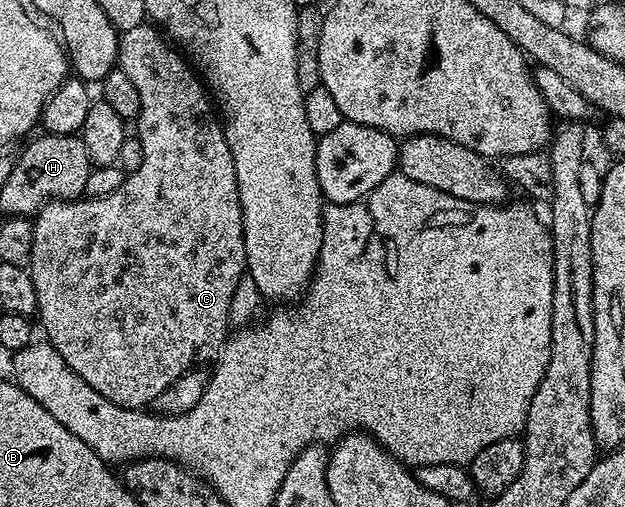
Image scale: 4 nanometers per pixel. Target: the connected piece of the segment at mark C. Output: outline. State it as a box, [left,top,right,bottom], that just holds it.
[29,22,247,409]

